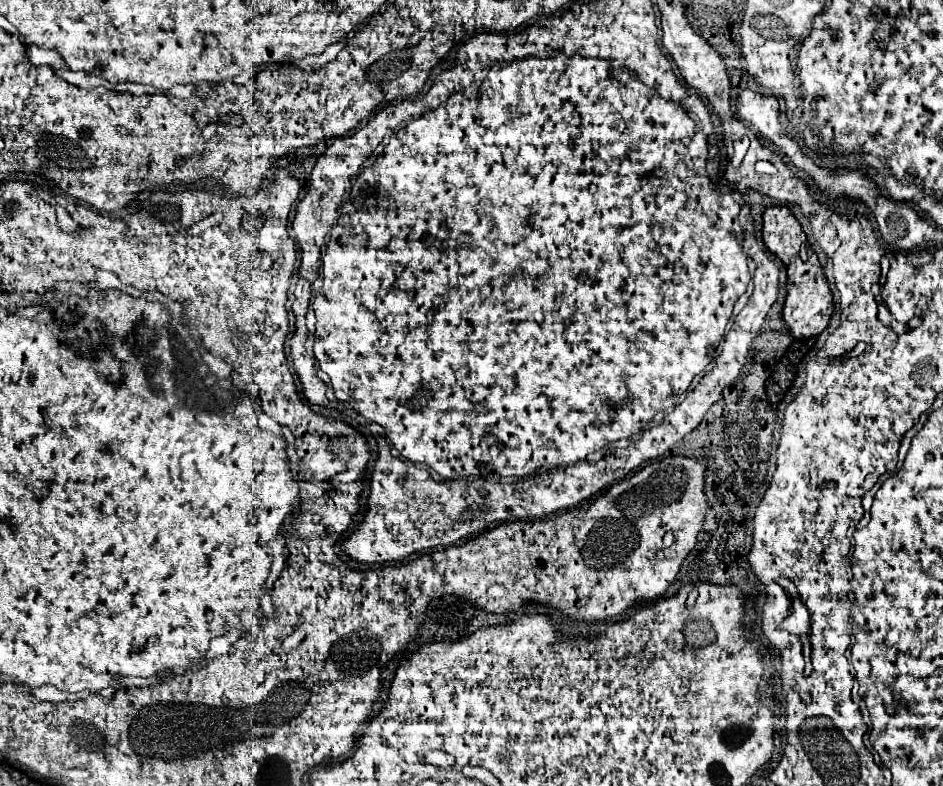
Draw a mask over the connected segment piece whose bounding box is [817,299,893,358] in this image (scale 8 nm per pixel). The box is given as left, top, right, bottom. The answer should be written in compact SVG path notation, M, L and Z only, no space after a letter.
M863 299L861 307L843 313L843 321L837 331L830 334L817 356L828 358L843 356L860 341L869 345L873 341L887 337L893 329L879 323L877 306L875 299Z

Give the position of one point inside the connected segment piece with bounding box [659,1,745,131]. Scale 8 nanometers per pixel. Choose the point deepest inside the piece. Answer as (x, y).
(702, 67)

